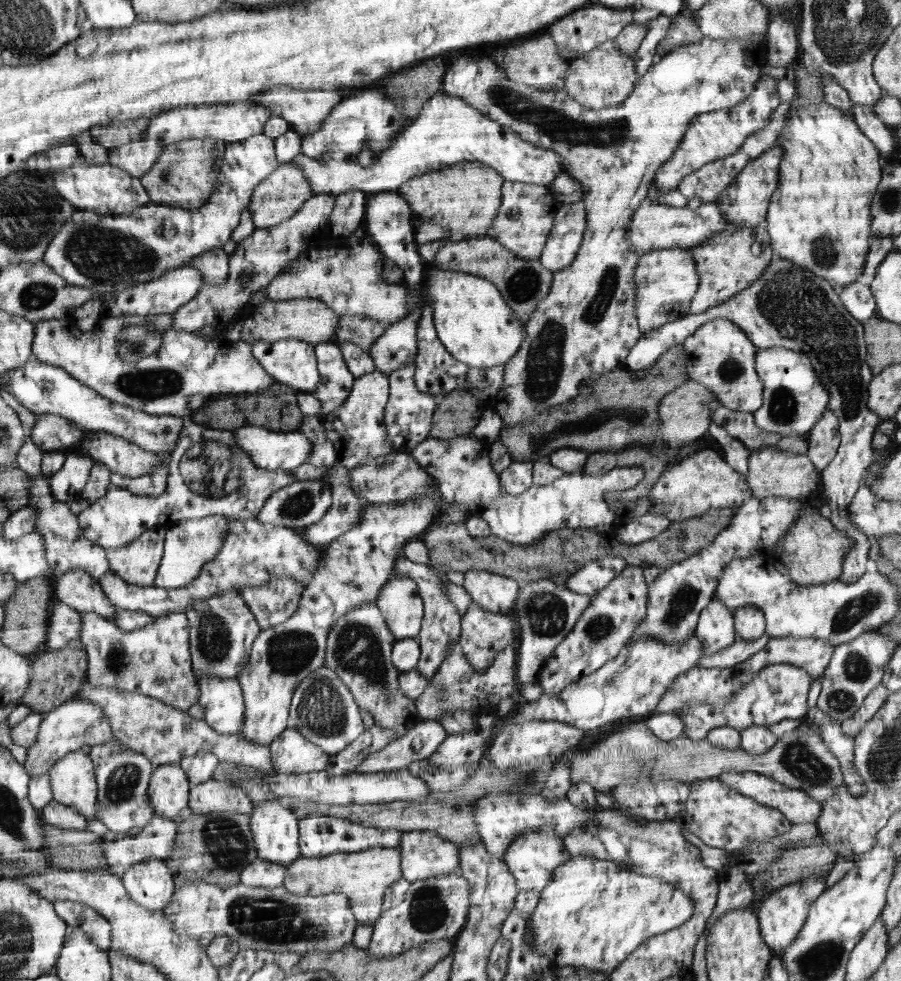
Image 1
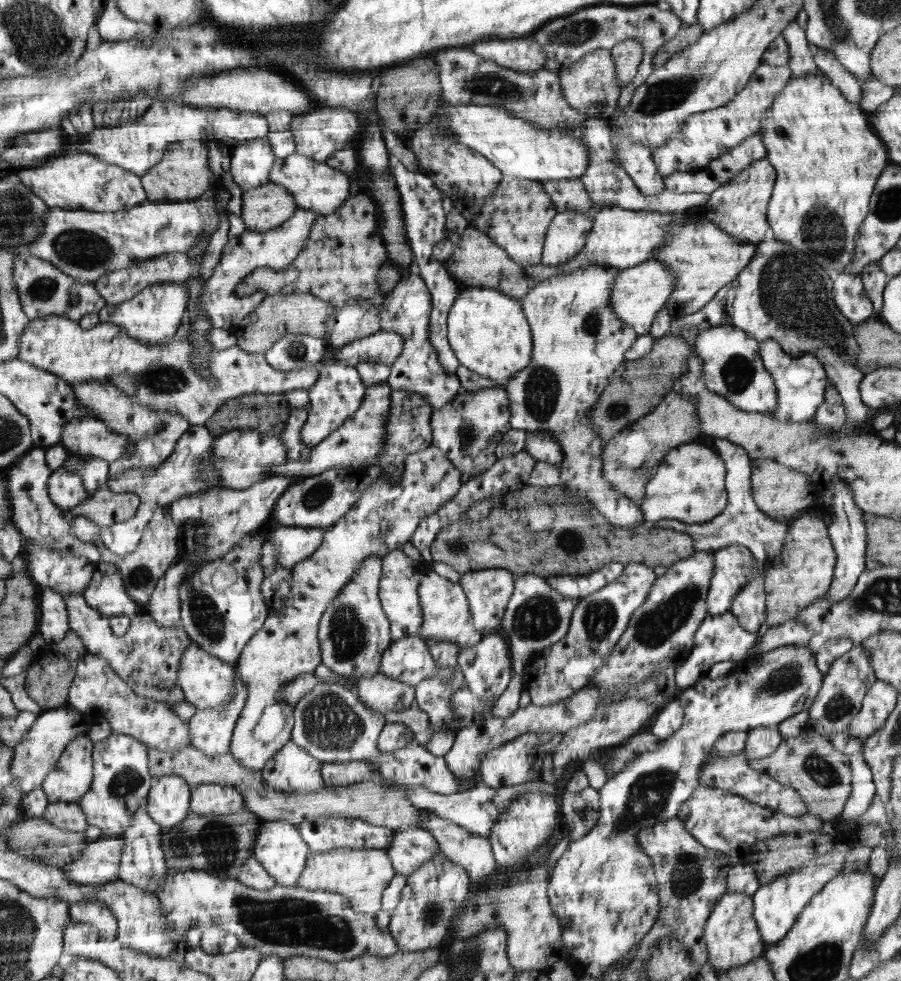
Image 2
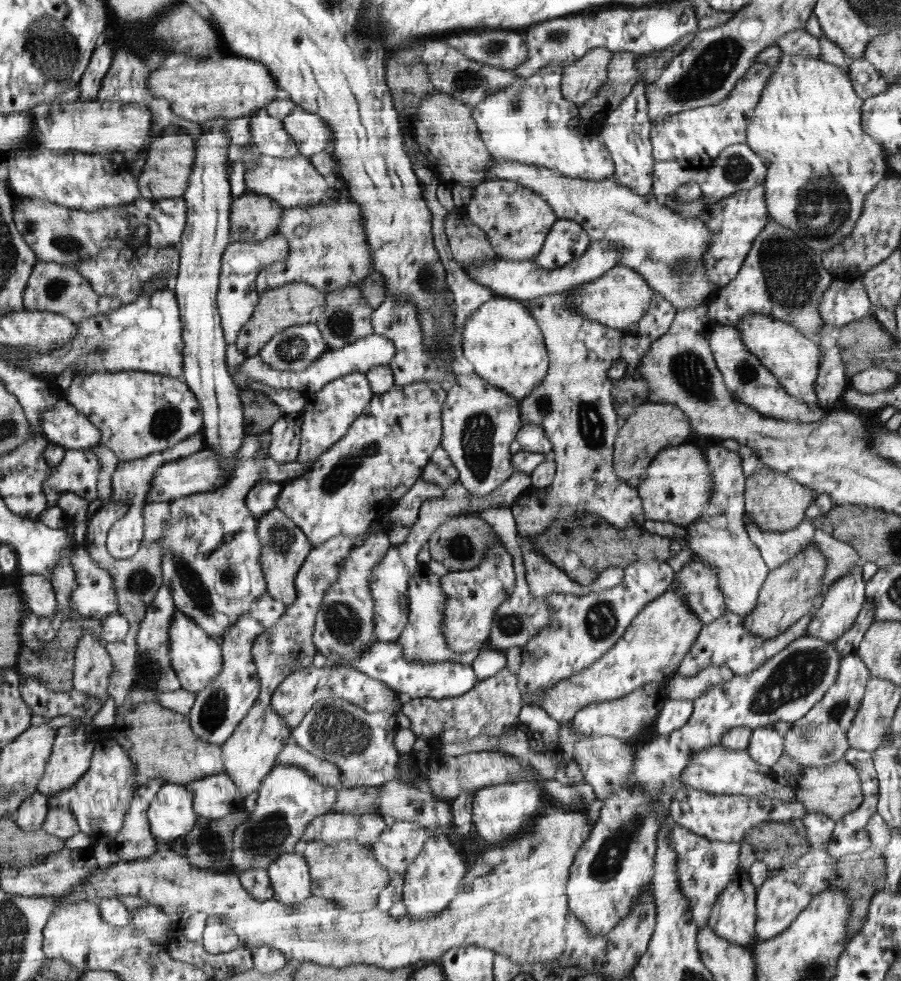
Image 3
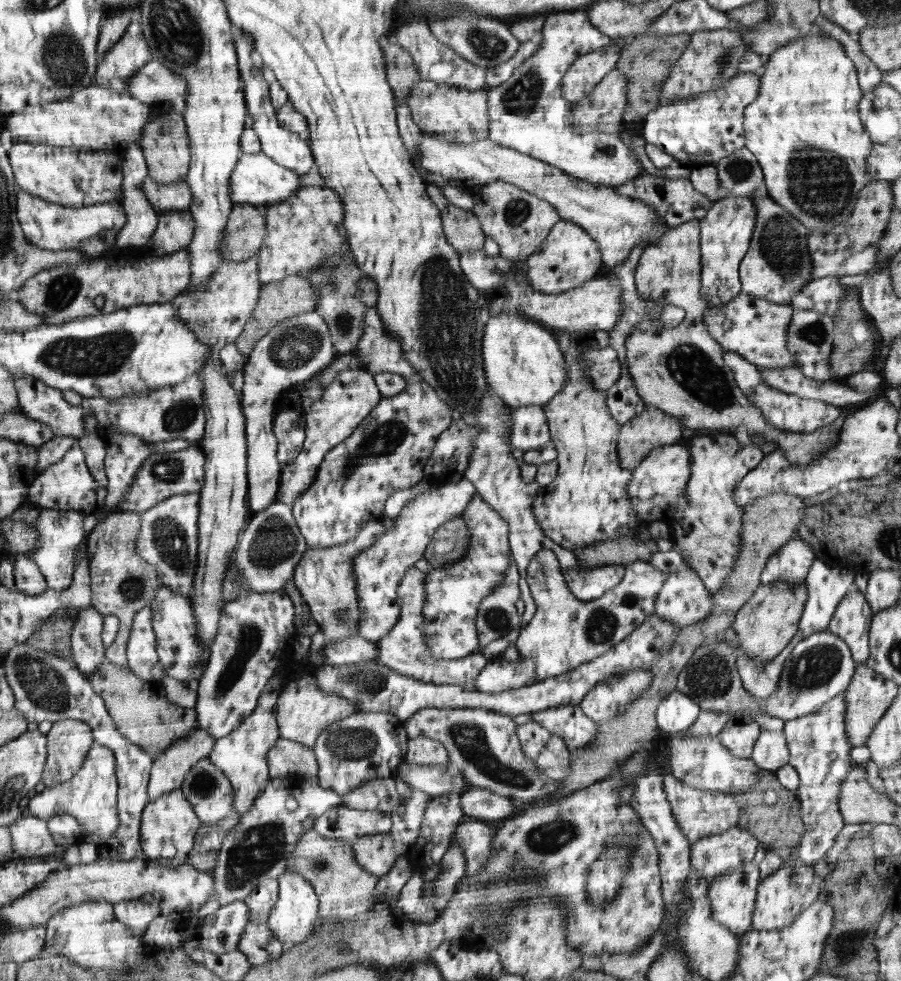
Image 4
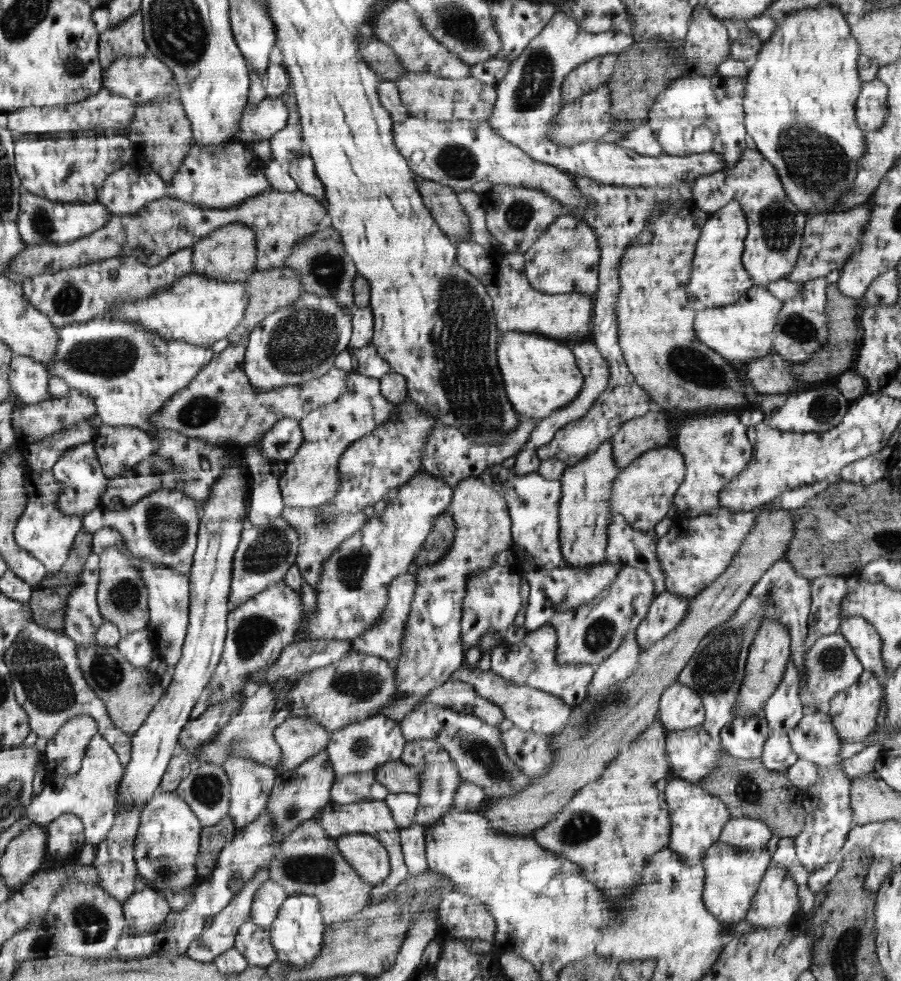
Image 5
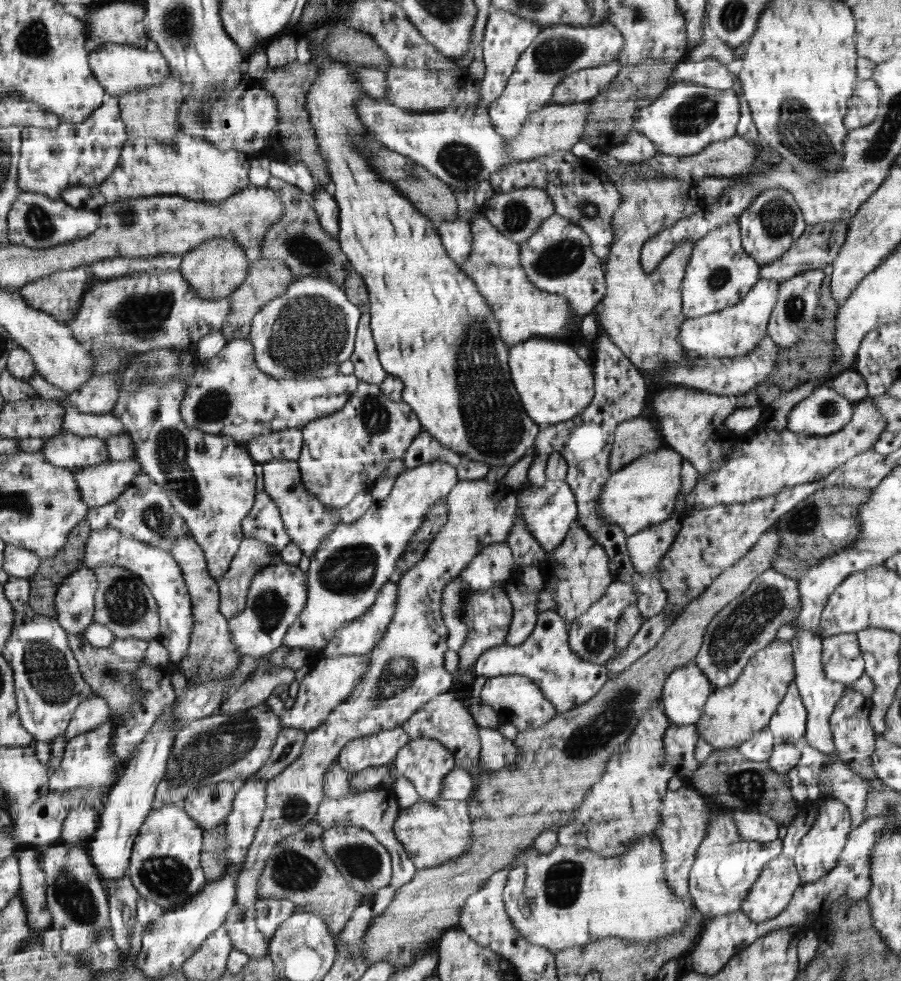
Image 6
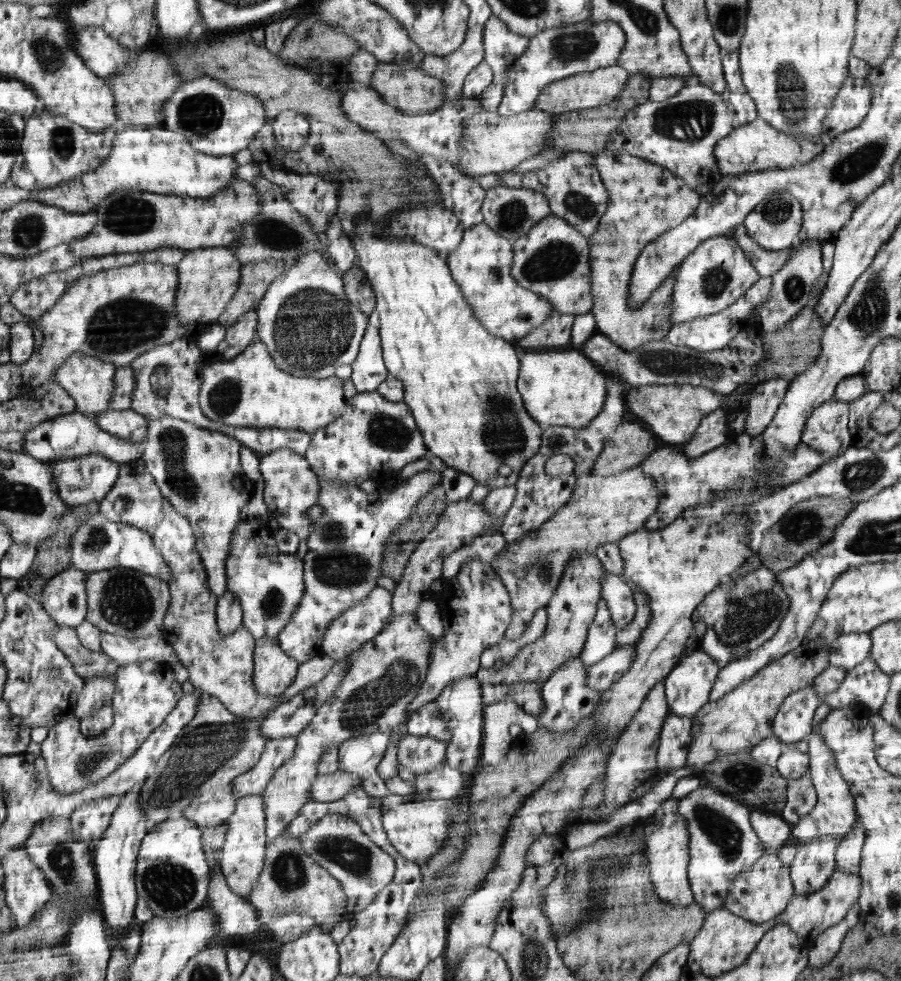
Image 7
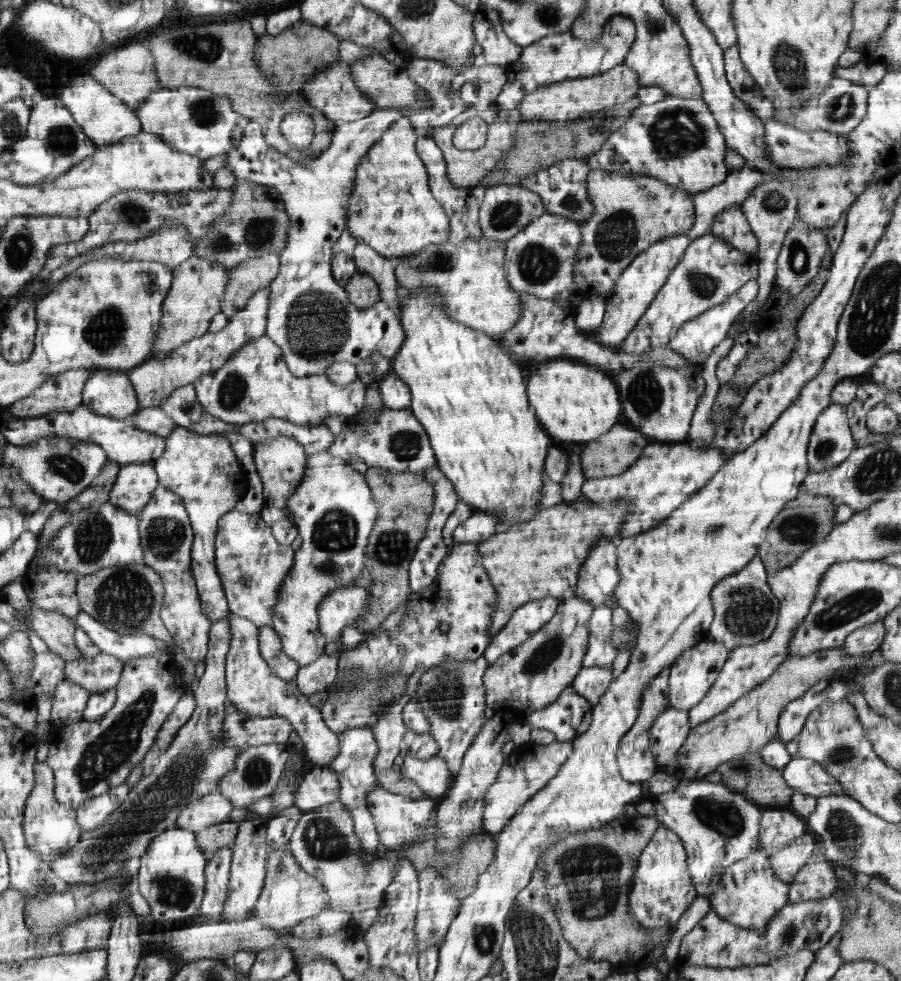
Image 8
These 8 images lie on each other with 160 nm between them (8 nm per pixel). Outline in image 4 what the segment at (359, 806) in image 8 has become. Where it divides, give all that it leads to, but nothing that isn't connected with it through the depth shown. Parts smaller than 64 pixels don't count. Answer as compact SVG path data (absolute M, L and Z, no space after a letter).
M362 711L330 723L313 748L319 763L317 784L342 795L371 780L394 776L406 759L407 739L405 721L394 713Z

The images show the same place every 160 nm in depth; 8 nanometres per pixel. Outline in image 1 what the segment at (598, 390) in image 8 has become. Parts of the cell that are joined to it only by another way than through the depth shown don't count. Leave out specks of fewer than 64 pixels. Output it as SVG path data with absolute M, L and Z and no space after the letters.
M431 269L424 272L423 292L425 306L431 304L431 313L440 342L456 360L467 364L469 368L482 370L492 366L505 366L519 352L526 334L524 324L516 312L502 299L502 295L492 282L484 277L474 276L453 270Z

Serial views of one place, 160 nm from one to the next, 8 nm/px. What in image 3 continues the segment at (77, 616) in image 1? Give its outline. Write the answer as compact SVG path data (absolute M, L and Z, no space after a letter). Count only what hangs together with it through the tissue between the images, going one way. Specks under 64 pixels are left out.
M21 573L21 576L18 587L28 609L38 616L54 615L58 607L58 598L50 578L46 580L44 576L32 573Z

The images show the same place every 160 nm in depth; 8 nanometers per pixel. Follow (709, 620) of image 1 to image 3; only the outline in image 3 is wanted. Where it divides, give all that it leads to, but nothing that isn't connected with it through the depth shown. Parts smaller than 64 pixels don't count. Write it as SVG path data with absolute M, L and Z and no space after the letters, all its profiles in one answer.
M817 606L804 618L801 618L790 628L787 628L781 635L775 636L774 638L766 640L758 635L753 635L744 625L743 617L732 611L726 611L720 618L713 620L711 623L703 624L699 635L697 636L696 642L689 648L688 654L681 660L677 673L684 676L694 676L697 672L700 672L702 668L708 668L713 664L716 666L726 665L736 676L750 676L750 672L755 671L759 666L762 666L769 658L776 656L778 652L784 650L791 642L794 642L797 638L805 636L805 630L809 627L811 616L817 609Z

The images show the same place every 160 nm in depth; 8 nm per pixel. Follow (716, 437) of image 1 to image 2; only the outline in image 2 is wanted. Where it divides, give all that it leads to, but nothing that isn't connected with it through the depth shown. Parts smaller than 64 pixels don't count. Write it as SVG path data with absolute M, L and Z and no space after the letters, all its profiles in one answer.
M715 438L714 446L719 458L724 462L727 472L725 487L728 493L728 502L725 509L707 523L686 524L672 519L669 522L659 524L644 522L642 526L648 526L649 528L666 528L667 526L670 530L688 534L692 538L692 542L694 542L694 553L712 553L720 548L740 545L748 548L748 551L761 563L780 555L782 548L784 548L784 542L788 538L787 523L775 522L772 518L768 518L754 502L750 483L752 460L749 458L749 454L744 448L725 439Z

